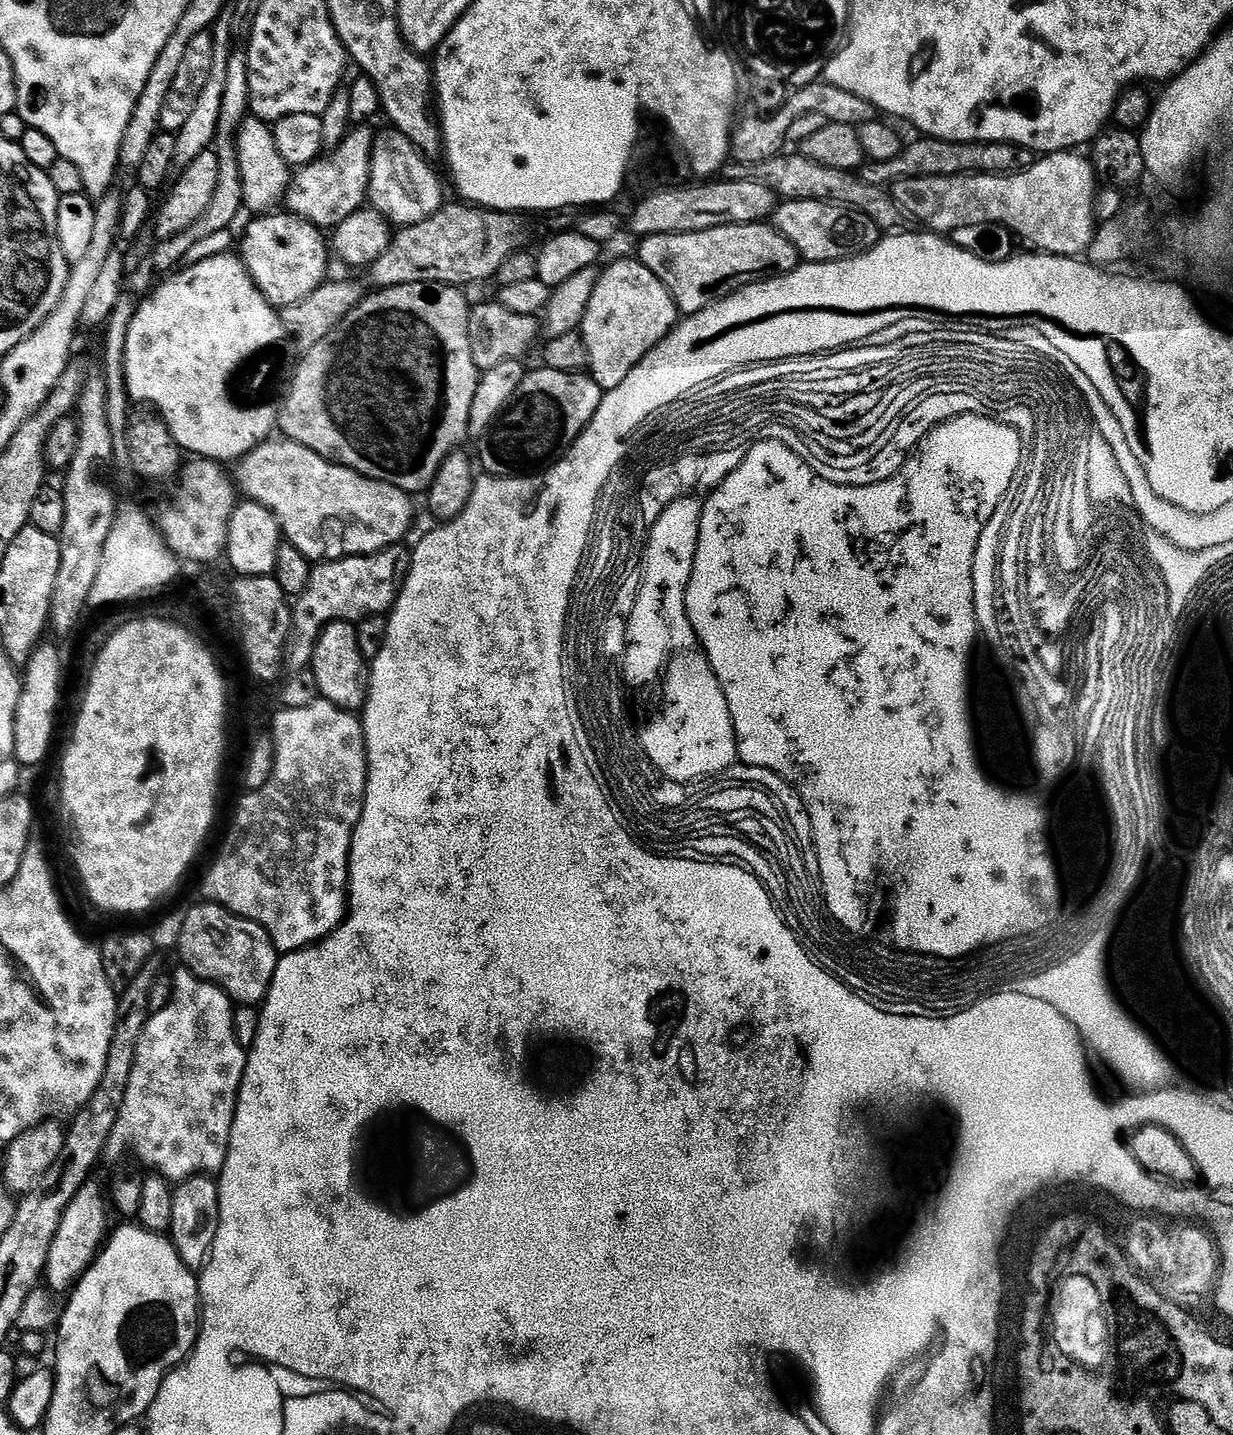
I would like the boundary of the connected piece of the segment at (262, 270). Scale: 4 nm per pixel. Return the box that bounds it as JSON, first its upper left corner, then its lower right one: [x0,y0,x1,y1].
[238,214,330,310]

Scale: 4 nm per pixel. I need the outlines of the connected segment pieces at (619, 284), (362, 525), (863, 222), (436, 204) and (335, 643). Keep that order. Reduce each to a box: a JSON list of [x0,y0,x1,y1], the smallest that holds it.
[[582,259,678,393],[234,442,413,562],[774,199,882,264],[368,130,446,229],[310,620,370,714]]

